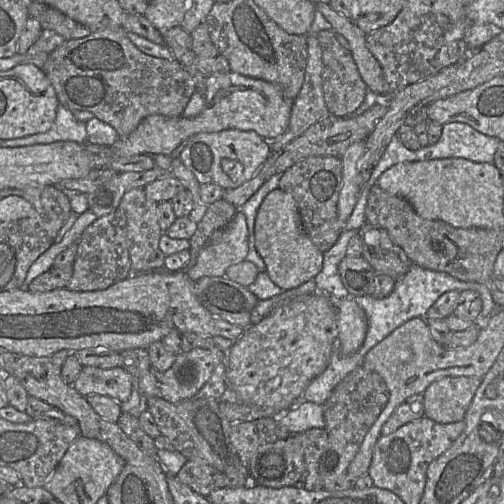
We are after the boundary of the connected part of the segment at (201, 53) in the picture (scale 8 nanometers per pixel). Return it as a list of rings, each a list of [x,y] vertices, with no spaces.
[[[205,22],[194,29],[190,36],[196,56],[196,66],[203,75],[208,76],[231,71],[227,58],[213,44]]]

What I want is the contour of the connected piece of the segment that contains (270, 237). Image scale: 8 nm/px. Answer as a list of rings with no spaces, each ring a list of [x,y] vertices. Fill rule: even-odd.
[[[277,188],[262,201],[254,225],[255,248],[266,265],[266,272],[273,283],[282,290],[291,290],[315,278],[323,266],[320,251],[302,228],[294,198]]]

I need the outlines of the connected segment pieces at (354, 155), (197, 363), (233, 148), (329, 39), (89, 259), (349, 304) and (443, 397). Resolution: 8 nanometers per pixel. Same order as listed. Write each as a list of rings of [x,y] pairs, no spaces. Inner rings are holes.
[[[359,141],[349,146],[341,156],[342,186],[339,194],[337,215],[341,229],[344,229],[362,190],[362,176],[357,163],[365,153],[365,142]]]
[[[215,346],[179,351],[168,370],[160,372],[151,367],[145,375],[136,379],[135,385],[144,398],[159,397],[171,403],[190,398],[222,399],[227,395],[226,352]]]
[[[228,129],[194,135],[186,142],[179,159],[195,175],[200,184],[217,184],[226,190],[237,188],[250,180],[268,159],[270,153],[270,141],[255,131]]]
[[[322,30],[316,34],[316,38],[322,49],[322,90],[326,107],[334,116],[350,116],[365,101],[368,87],[361,78],[351,52],[340,45],[332,30]]]
[[[118,207],[98,217],[82,233],[73,263],[73,274],[66,288],[72,291],[104,290],[131,274],[127,220],[124,211]]]
[[[348,296],[335,300],[338,318],[338,347],[343,356],[355,353],[363,344],[368,319],[365,311]]]
[[[446,376],[432,382],[423,392],[424,416],[438,422],[463,420],[482,378]]]

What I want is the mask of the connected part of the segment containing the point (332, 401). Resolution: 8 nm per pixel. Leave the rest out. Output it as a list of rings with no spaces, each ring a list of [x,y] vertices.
[[[359,366],[338,383],[330,397],[322,404],[325,419],[324,428],[328,434],[328,443],[321,454],[318,467],[323,489],[343,491],[354,486],[354,481],[348,476],[348,466],[357,454],[367,432],[385,408],[389,397],[390,392],[384,379],[377,372]]]

